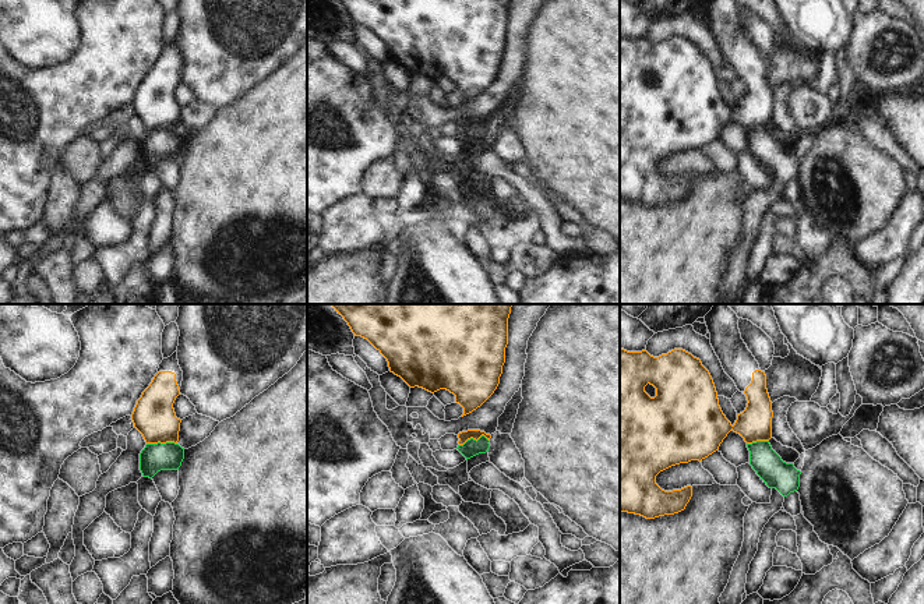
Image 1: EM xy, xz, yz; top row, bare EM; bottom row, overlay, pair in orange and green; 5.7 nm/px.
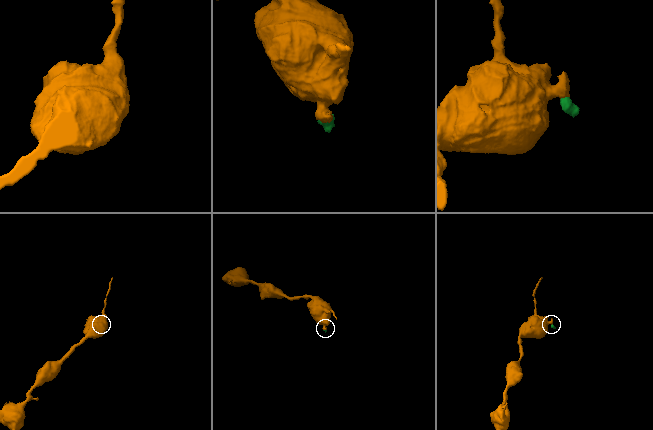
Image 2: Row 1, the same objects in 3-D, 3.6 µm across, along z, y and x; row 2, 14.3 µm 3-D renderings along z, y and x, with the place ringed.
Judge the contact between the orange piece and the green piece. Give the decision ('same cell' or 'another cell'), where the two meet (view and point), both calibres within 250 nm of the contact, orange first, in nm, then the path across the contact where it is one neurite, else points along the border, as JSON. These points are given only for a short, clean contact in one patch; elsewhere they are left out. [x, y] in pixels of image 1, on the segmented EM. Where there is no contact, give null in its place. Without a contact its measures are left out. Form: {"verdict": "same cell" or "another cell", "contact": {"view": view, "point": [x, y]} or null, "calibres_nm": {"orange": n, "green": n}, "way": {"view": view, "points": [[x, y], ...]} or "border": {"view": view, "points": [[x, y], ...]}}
{"verdict": "another cell", "contact": {"view": "xy", "point": [161, 442]}, "calibres_nm": {"orange": 240, "green": 160}, "border": {"view": "xy", "points": [[176, 442], [147, 444]]}}

